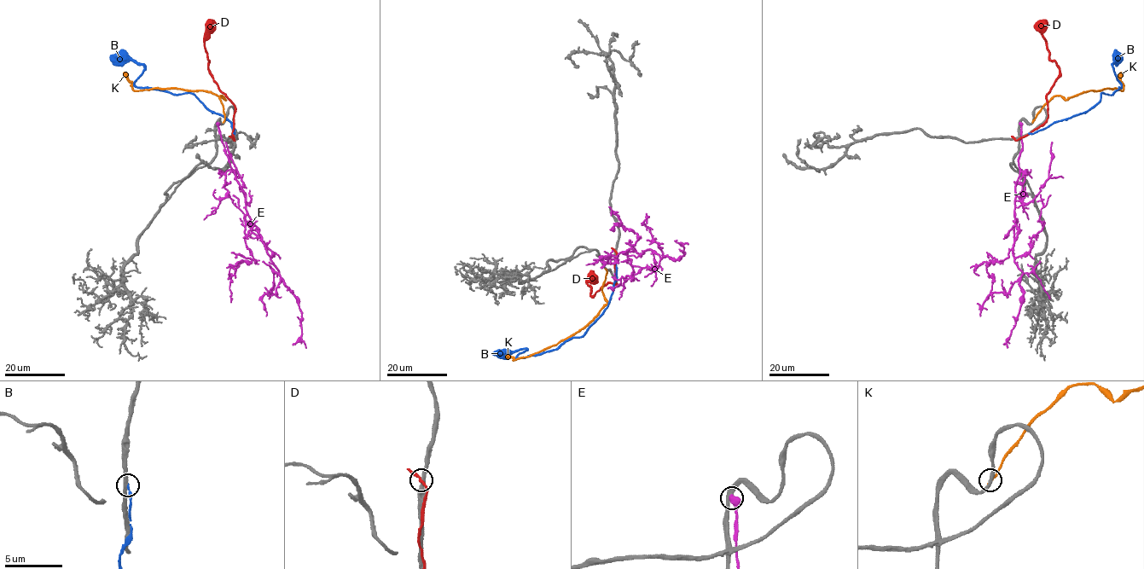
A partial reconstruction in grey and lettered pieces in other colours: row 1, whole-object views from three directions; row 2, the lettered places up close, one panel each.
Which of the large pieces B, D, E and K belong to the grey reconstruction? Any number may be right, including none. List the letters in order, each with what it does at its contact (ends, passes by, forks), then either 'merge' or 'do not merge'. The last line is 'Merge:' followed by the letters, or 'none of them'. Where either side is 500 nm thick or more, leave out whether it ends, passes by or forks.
B: it ends there; do not merge
D: it passes by; do not merge
E: do not merge
K: it ends there; merge
Merge: K

